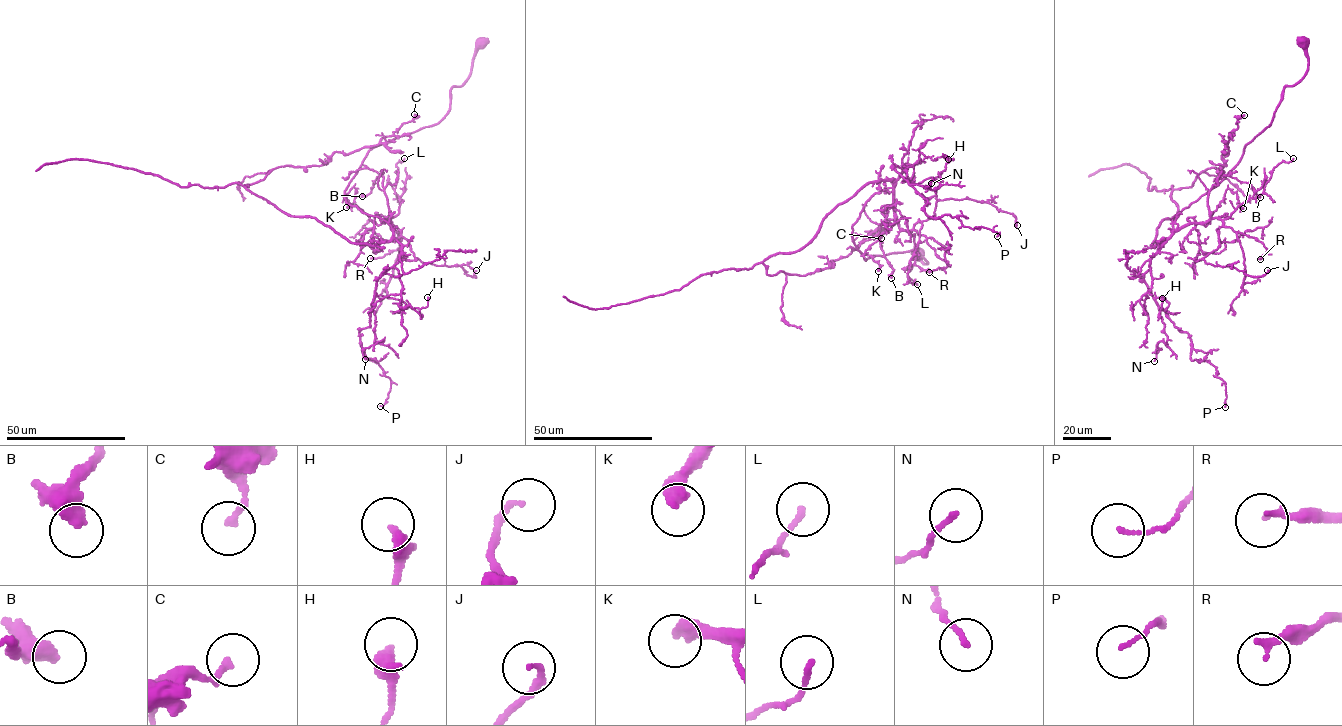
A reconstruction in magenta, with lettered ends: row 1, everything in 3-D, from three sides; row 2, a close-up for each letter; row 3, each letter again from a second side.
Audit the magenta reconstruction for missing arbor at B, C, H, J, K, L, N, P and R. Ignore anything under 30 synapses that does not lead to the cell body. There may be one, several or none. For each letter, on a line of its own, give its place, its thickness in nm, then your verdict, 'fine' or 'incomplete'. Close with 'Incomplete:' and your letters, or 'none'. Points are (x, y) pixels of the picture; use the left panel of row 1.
B: (362, 196) | 500 nm | fine
C: (414, 114) | 180 nm | fine
H: (427, 297) | 400 nm | fine
J: (476, 270) | 140 nm | fine
K: (346, 207) | 360 nm | fine
L: (404, 158) | 140 nm | fine
N: (365, 359) | 150 nm | fine
P: (380, 406) | 90 nm | fine
R: (370, 258) | 180 nm | fine
Incomplete: none

